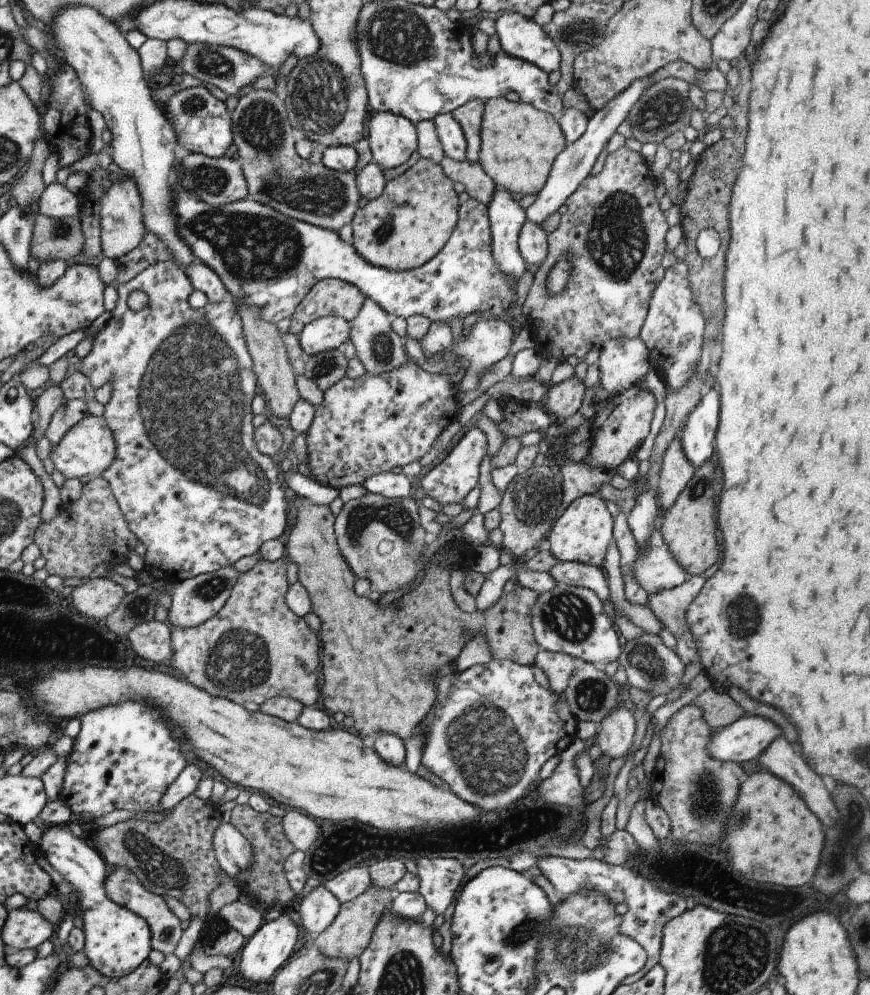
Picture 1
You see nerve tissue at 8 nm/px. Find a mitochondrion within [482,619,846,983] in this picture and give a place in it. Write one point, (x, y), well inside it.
(586, 947)

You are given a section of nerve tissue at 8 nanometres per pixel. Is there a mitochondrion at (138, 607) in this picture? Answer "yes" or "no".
yes

